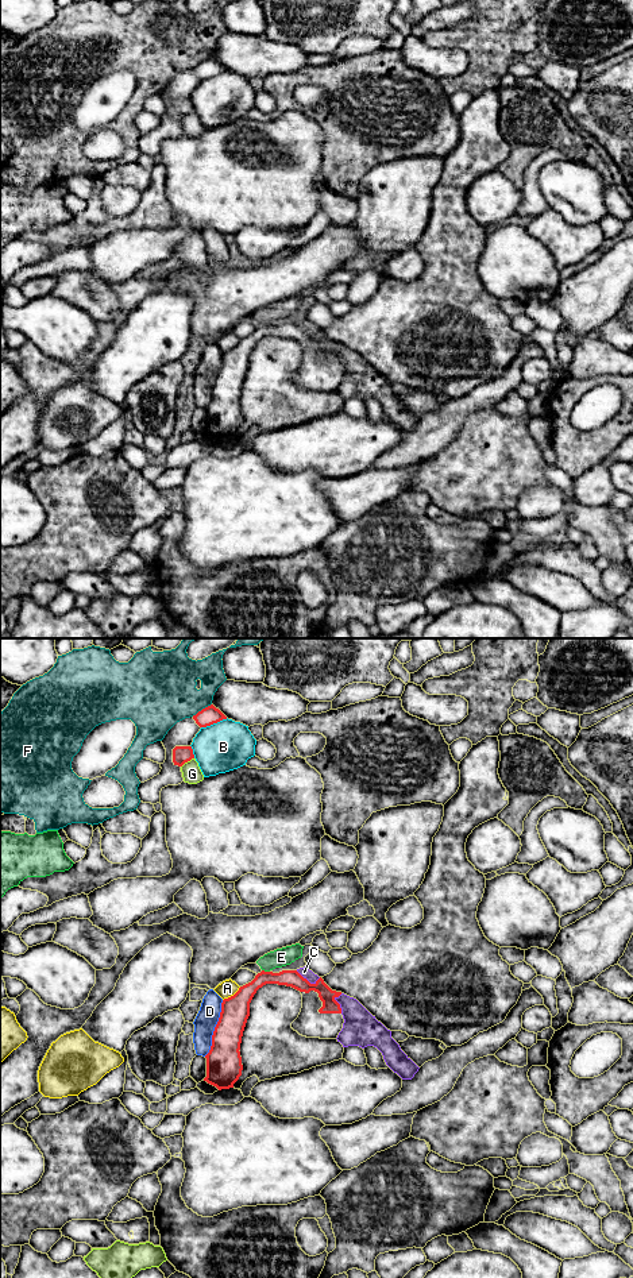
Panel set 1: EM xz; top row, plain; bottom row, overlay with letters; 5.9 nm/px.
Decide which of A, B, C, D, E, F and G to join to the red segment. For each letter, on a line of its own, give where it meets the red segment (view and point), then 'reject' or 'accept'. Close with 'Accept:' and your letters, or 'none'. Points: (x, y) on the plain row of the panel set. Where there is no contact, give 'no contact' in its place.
A: xz (231, 348) | reject
B: xz (213, 74) | reject
C: xz (307, 332) | reject
D: xz (215, 381) | reject
E: xz (266, 324) | reject
F: xz (203, 61) | reject
G: xz (186, 114) | reject
Accept: none

